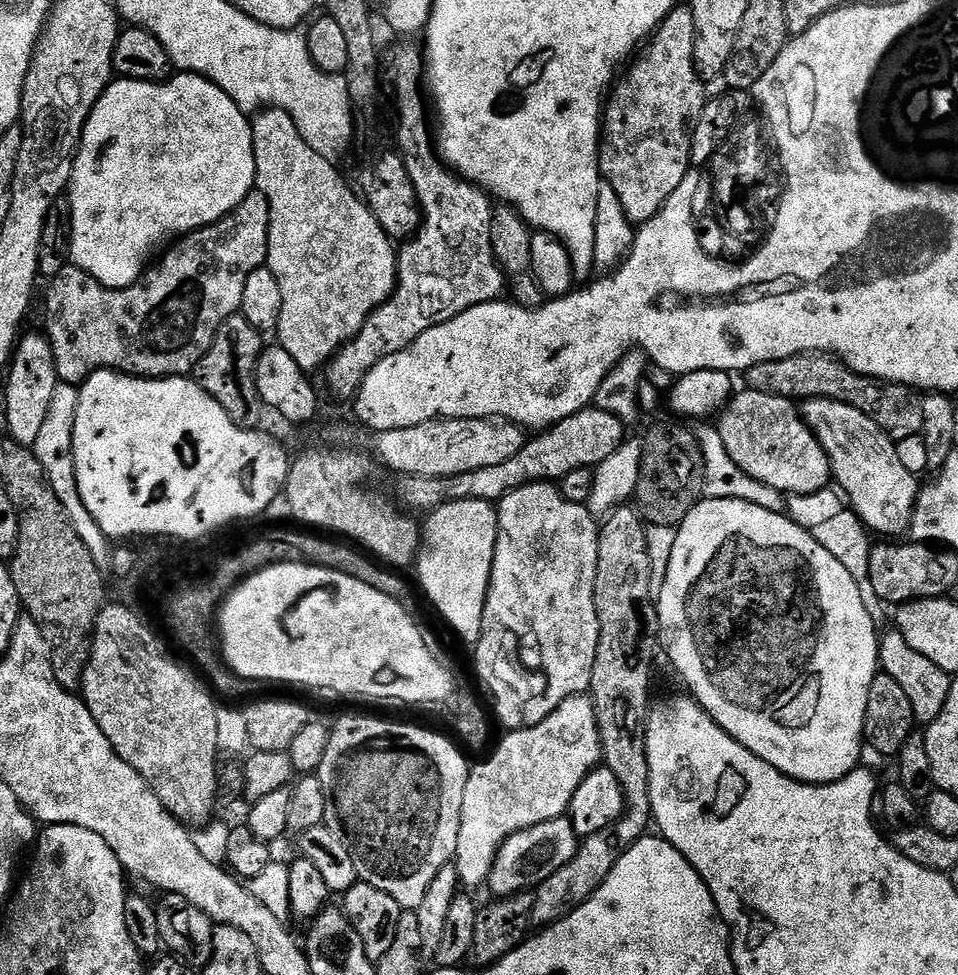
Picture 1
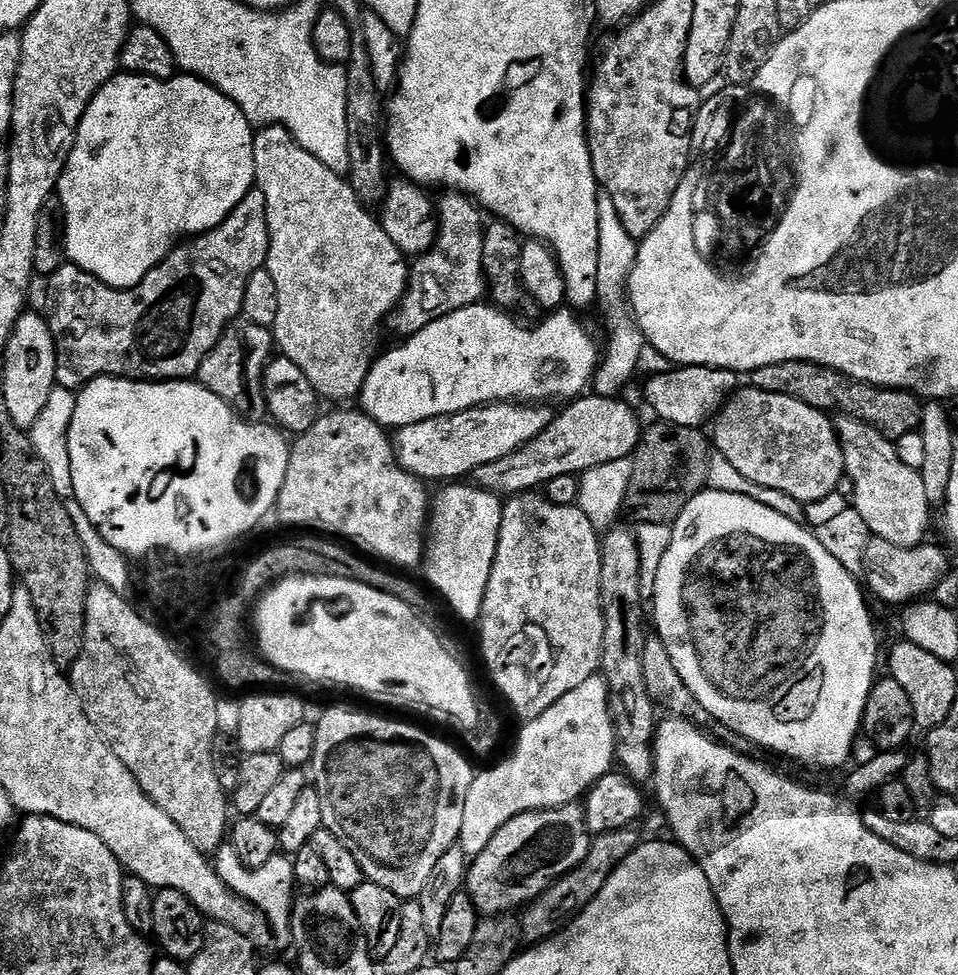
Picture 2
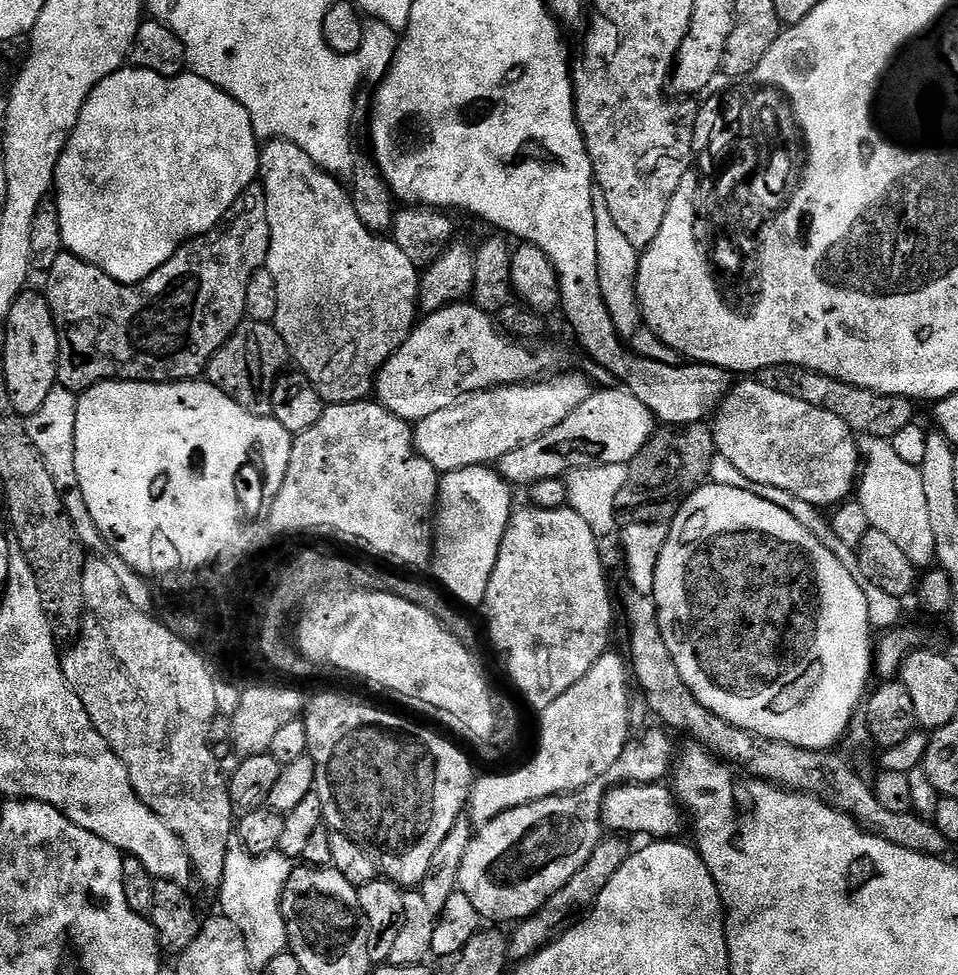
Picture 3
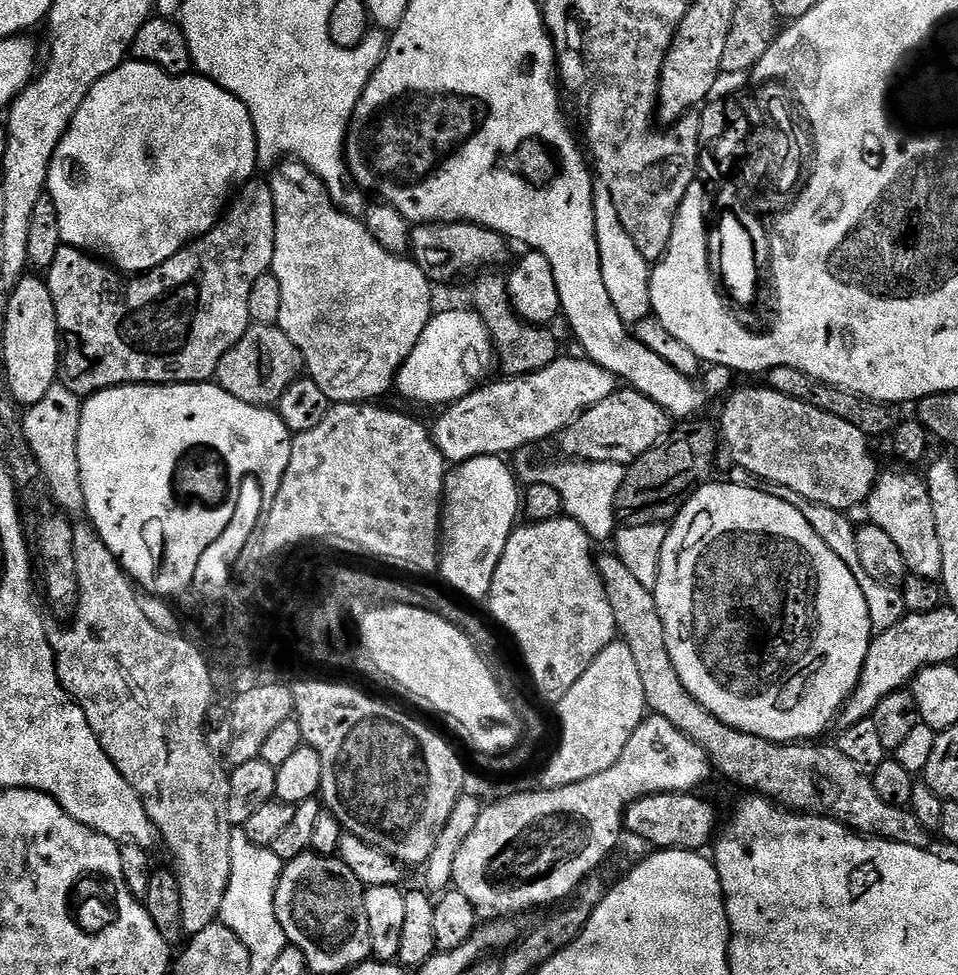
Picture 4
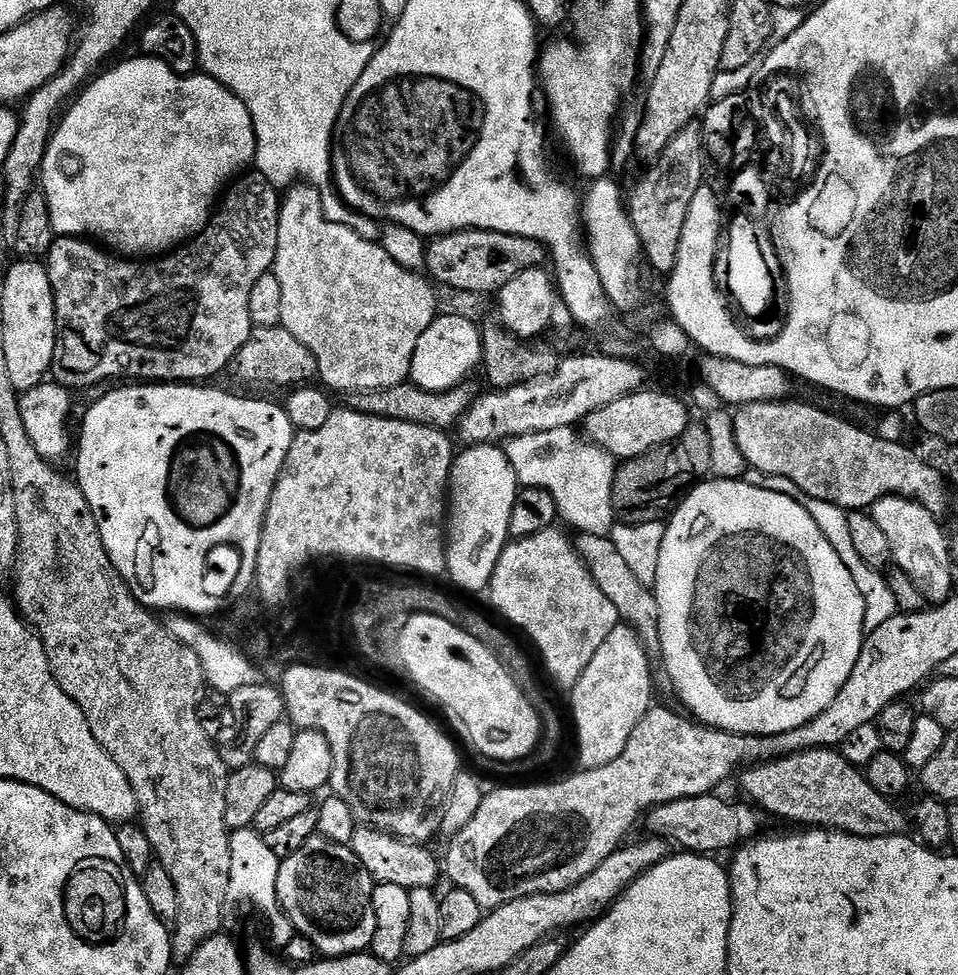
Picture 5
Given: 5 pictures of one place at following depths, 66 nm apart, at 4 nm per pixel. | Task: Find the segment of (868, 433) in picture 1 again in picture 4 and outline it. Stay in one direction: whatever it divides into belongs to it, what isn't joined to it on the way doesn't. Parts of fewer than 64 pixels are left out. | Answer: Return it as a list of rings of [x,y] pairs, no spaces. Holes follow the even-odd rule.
[[[885,471],[877,479],[874,490],[868,495],[866,501],[869,508],[869,518],[871,523],[876,524],[886,531],[887,534],[890,534],[890,538],[894,540],[895,545],[900,549],[907,571],[911,575],[939,581],[942,574],[942,549],[938,542],[938,533],[934,530],[934,510],[930,510],[928,487],[925,486],[923,479],[919,475],[916,477],[910,473],[913,471],[904,471],[908,472]]]

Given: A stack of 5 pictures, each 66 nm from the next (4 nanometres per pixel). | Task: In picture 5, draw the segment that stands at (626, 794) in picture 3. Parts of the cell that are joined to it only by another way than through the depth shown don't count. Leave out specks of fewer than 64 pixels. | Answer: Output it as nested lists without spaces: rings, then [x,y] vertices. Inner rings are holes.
[[[709,794],[659,804],[657,808],[647,813],[646,824],[648,820],[649,828],[647,831],[673,845],[681,844],[684,847],[681,849],[688,854],[720,854],[716,852],[724,852],[732,847],[735,849],[761,835],[760,809],[751,803],[743,803],[727,804],[720,794]]]

